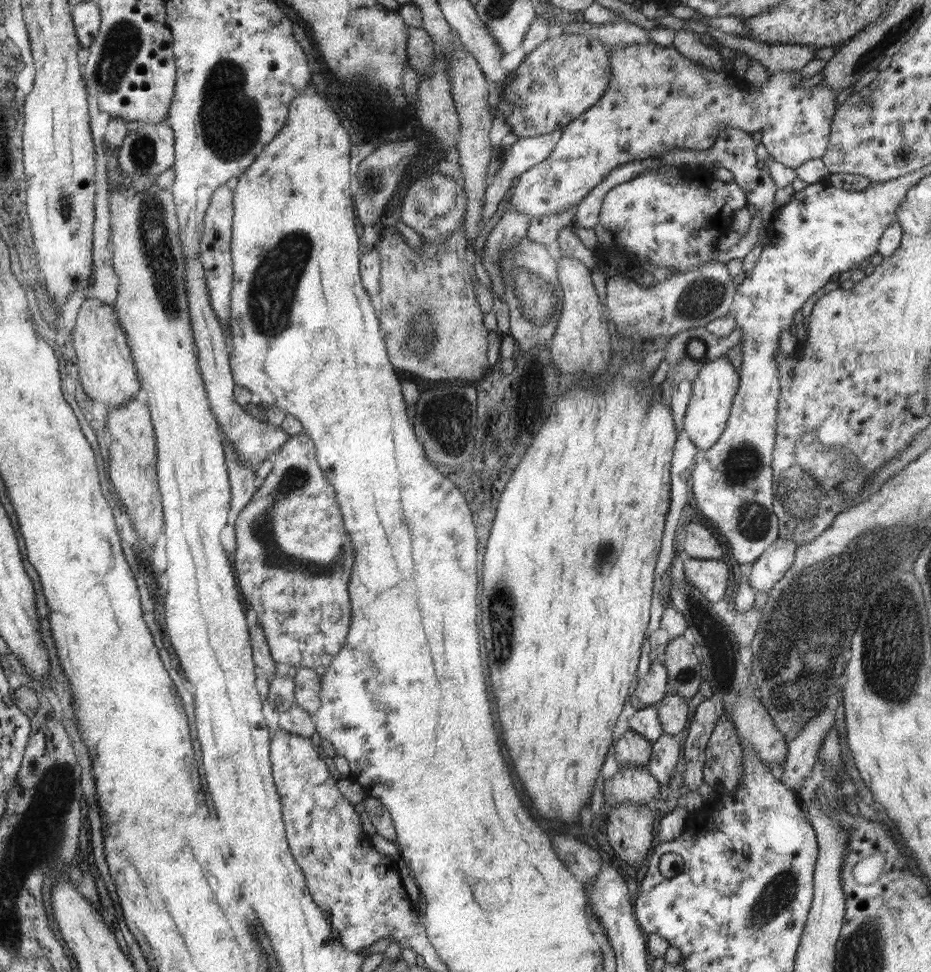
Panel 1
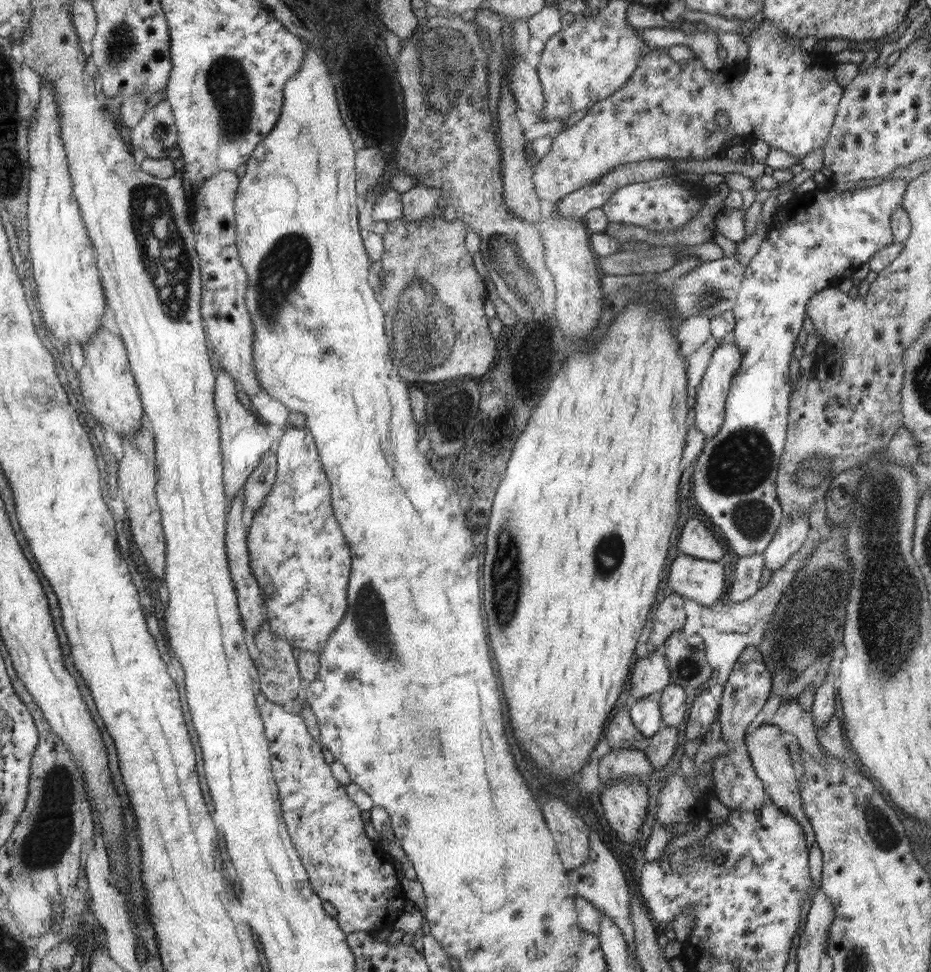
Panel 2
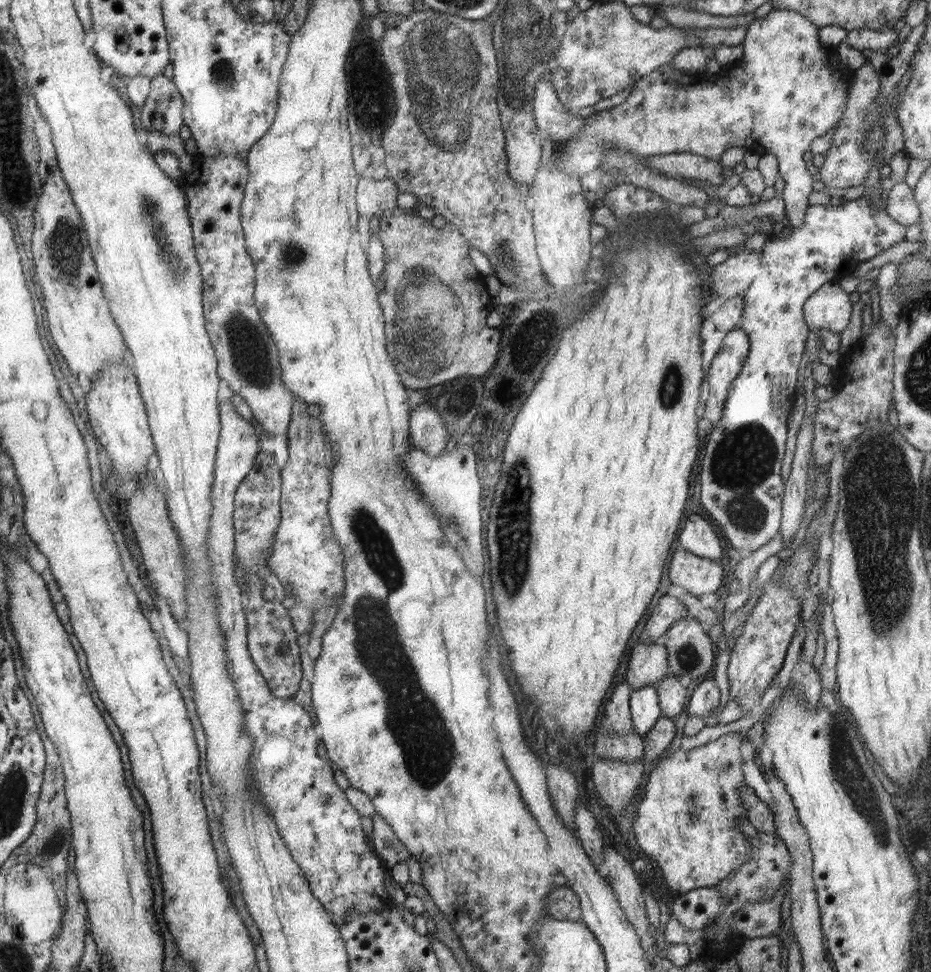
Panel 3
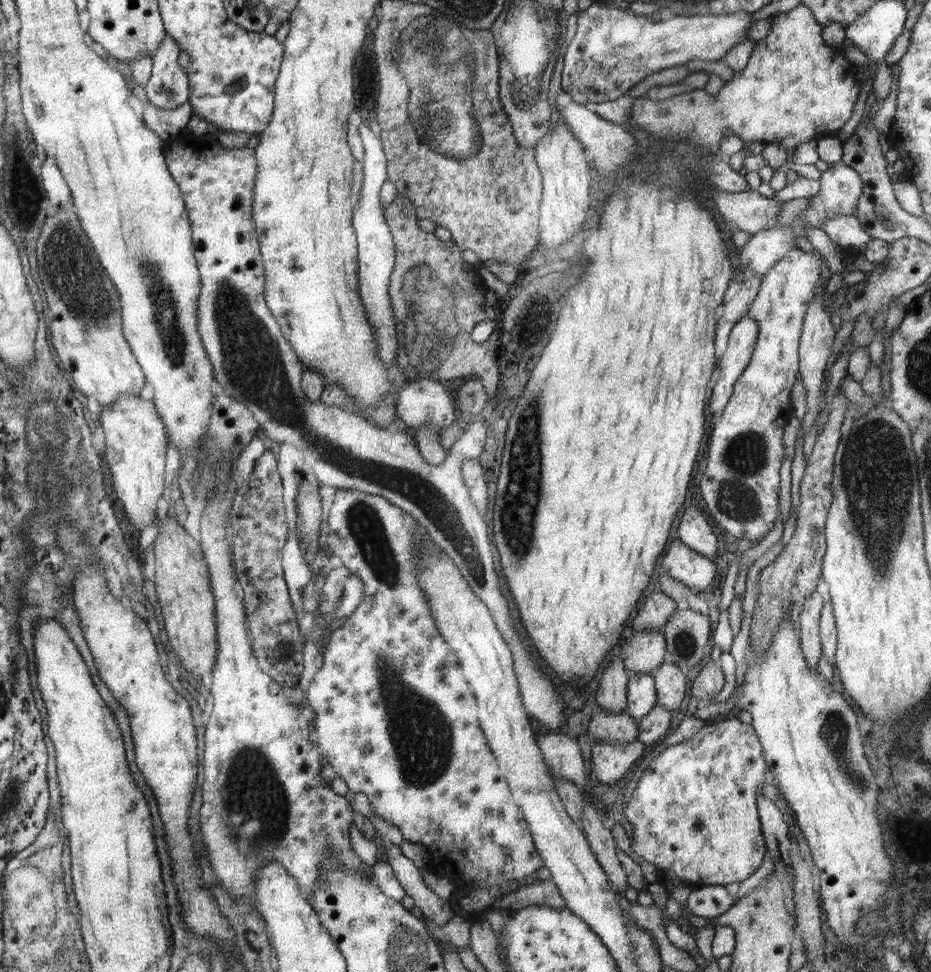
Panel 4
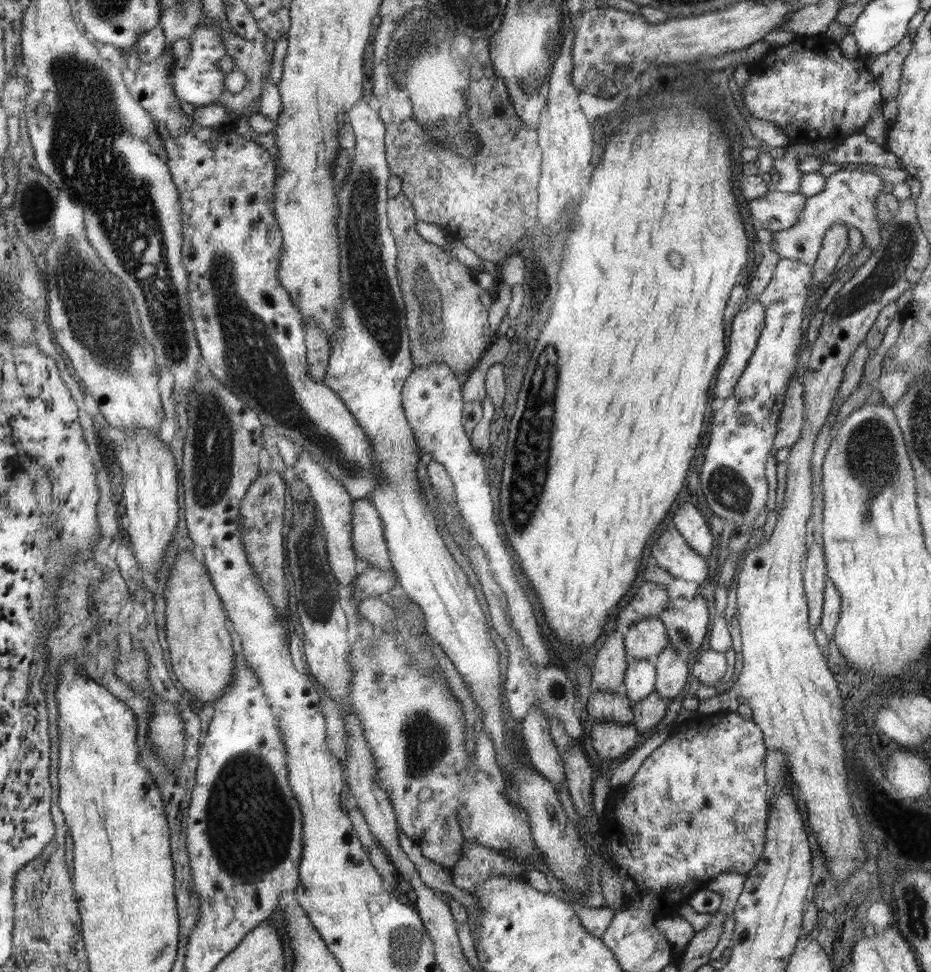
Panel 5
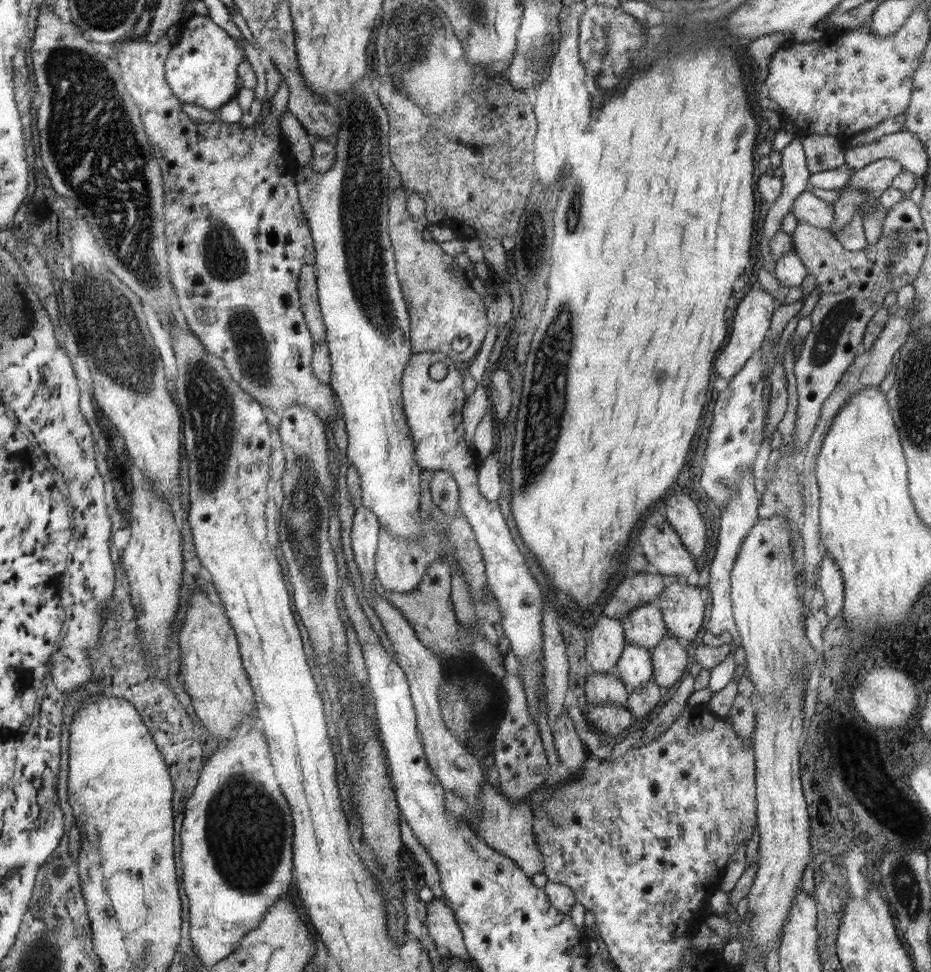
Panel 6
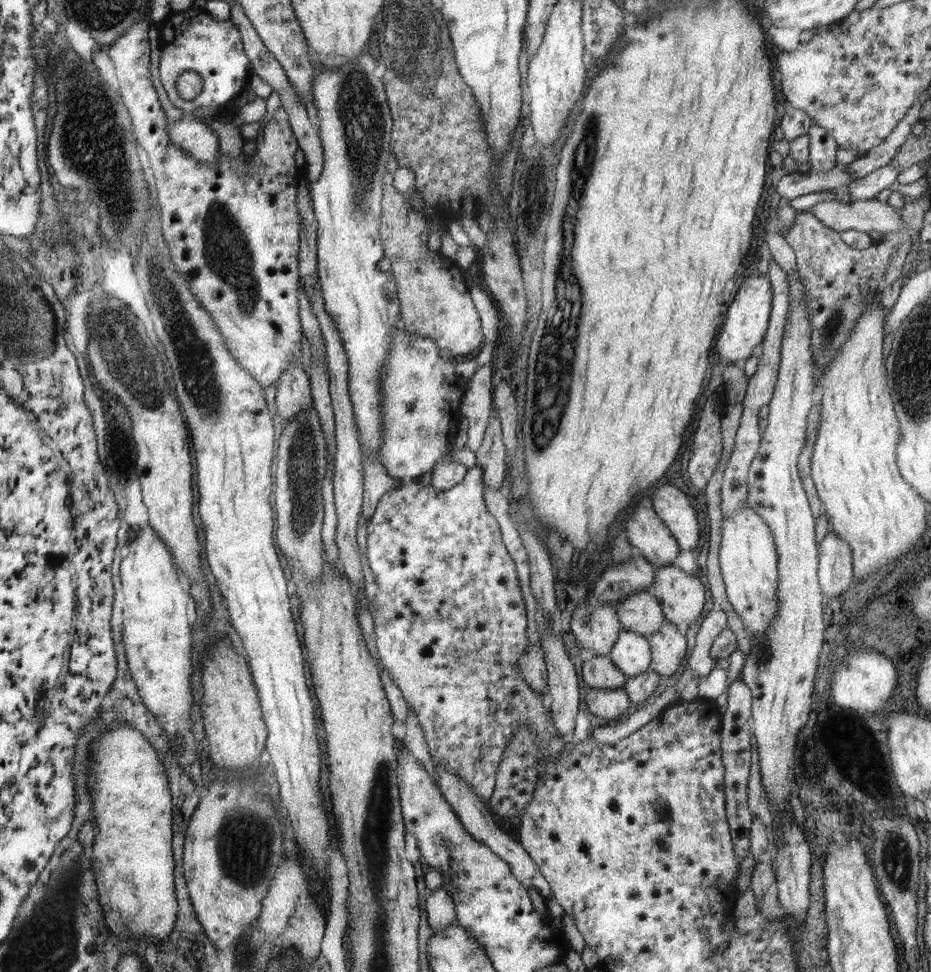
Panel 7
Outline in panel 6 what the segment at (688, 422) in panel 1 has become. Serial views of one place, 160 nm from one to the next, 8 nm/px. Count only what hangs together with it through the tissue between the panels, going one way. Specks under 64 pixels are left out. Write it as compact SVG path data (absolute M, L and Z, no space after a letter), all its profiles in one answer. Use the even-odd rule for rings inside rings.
M750 290L746 296L740 301L736 308L736 316L734 316L733 332L730 333L729 342L722 348L720 355L717 355L717 373L724 380L732 380L734 375L741 370L742 367L752 358L752 354L756 350L761 350L762 342L766 338L766 332L770 330L770 318L774 312L776 300L762 292L762 290Z

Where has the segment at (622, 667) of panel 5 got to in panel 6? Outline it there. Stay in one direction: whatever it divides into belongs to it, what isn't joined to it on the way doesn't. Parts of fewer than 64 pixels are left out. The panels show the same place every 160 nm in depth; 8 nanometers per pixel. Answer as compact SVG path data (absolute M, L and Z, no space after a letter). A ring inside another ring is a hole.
M604 616L598 618L598 622L592 628L592 637L586 647L586 661L592 667L593 672L614 672L621 656L624 654L624 634L622 634L620 619Z

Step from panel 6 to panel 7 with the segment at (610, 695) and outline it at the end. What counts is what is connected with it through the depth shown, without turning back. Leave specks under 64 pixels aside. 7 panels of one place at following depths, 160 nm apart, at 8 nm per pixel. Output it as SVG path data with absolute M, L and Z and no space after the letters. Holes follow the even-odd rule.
M604 656L584 662L580 674L582 680L592 688L623 688L628 678L608 657Z

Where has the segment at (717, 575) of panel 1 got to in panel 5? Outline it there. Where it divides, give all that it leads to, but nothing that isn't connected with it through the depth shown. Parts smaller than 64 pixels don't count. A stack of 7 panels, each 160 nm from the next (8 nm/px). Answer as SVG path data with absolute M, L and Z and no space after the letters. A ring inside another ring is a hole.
M666 528L651 548L652 557L673 578L695 582L702 586L708 578L708 564L678 533L677 528Z

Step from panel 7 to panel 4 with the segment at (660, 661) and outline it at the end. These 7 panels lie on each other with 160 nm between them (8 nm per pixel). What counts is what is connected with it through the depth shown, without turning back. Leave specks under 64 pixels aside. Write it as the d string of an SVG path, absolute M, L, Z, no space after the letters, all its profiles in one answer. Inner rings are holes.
M667 660L658 667L654 678L657 680L658 704L669 708L670 712L676 710L682 704L688 690L685 670L680 672L676 664Z

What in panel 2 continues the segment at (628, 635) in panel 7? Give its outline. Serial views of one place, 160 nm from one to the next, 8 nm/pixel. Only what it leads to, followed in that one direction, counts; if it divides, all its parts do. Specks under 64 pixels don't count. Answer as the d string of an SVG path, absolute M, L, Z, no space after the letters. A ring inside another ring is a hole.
M660 695L645 696L629 702L629 715L645 737L651 737L660 731L662 721L658 710Z

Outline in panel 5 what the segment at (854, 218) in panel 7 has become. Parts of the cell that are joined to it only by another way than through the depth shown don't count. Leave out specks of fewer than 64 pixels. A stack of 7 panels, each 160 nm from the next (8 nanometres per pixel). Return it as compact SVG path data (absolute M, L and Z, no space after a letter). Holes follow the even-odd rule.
M773 189L760 198L750 199L747 203L748 214L752 216L757 229L778 232L798 222L806 199L801 192L788 194Z

